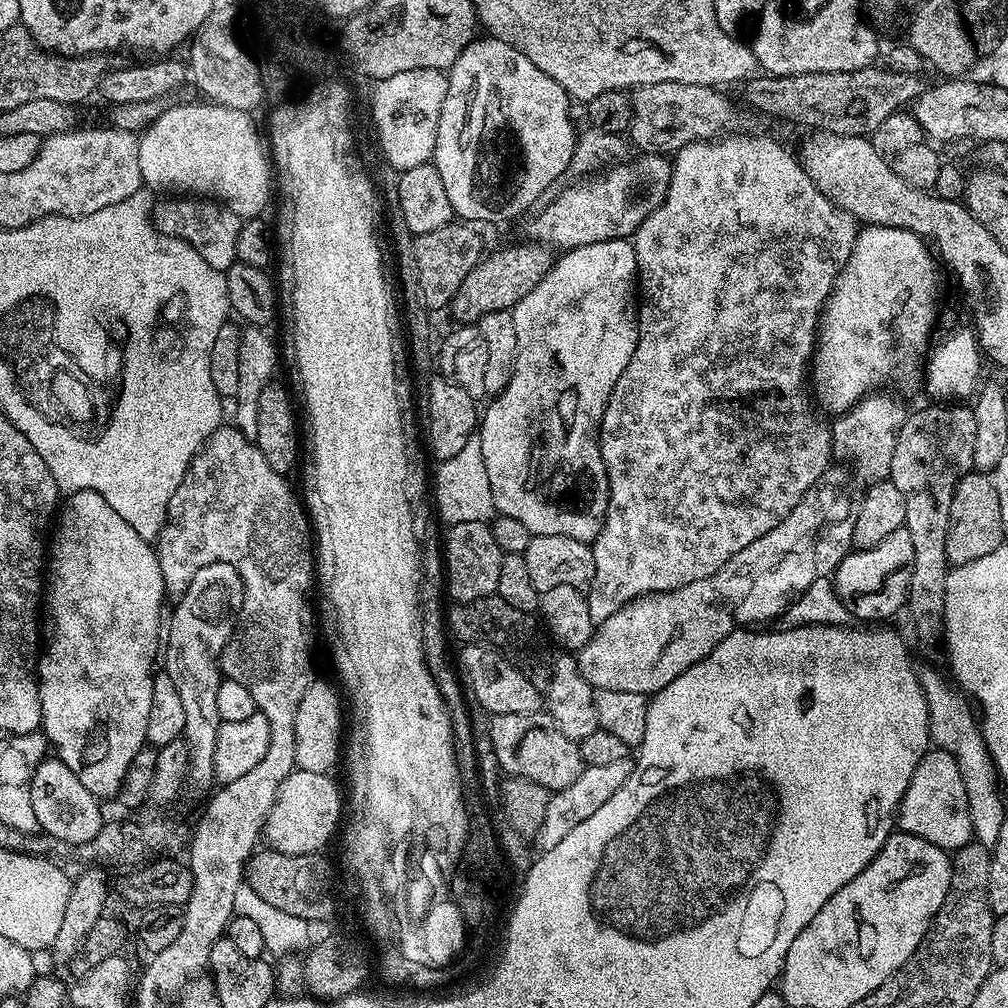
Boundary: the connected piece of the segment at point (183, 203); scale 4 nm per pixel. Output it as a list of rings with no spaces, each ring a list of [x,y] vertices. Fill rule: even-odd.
[[[164,198],[152,210],[152,223],[163,236],[173,236],[175,240],[186,242],[206,262],[219,272],[225,273],[236,260],[238,250],[238,230],[241,216],[227,208],[225,203],[217,203],[207,198]]]

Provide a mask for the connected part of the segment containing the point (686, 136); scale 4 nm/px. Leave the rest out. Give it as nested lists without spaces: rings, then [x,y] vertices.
[[[658,82],[647,84],[635,89],[631,93],[632,101],[632,125],[628,127],[627,135],[632,136],[634,143],[640,147],[644,154],[675,154],[678,149],[687,144],[693,144],[695,140],[714,140],[731,133],[736,124],[736,112],[732,104],[723,96],[723,91],[713,86],[698,86],[686,82]]]

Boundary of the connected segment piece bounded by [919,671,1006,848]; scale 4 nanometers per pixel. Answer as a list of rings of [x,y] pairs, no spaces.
[[[921,671],[919,678],[928,707],[928,734],[931,743],[958,760],[970,805],[973,837],[977,843],[991,848],[997,842],[998,830],[1006,818],[1006,812],[1000,796],[1002,790],[996,775],[996,765],[985,746],[983,731],[964,704],[959,687],[951,683],[948,685],[936,672]]]

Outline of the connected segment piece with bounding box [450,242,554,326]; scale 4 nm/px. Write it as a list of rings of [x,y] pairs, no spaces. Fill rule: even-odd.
[[[532,242],[536,244],[512,244],[509,248],[500,248],[497,252],[490,256],[485,255],[474,266],[474,270],[470,270],[470,274],[466,274],[466,278],[462,281],[462,286],[458,286],[458,294],[454,294],[450,305],[450,313],[464,326],[472,326],[479,322],[482,317],[491,312],[507,312],[516,307],[518,302],[522,302],[522,298],[526,298],[526,294],[530,294],[530,290],[534,290],[534,286],[538,286],[538,282],[542,282],[542,278],[546,278],[546,274],[552,268],[554,263],[553,249],[545,246],[540,242]]]

